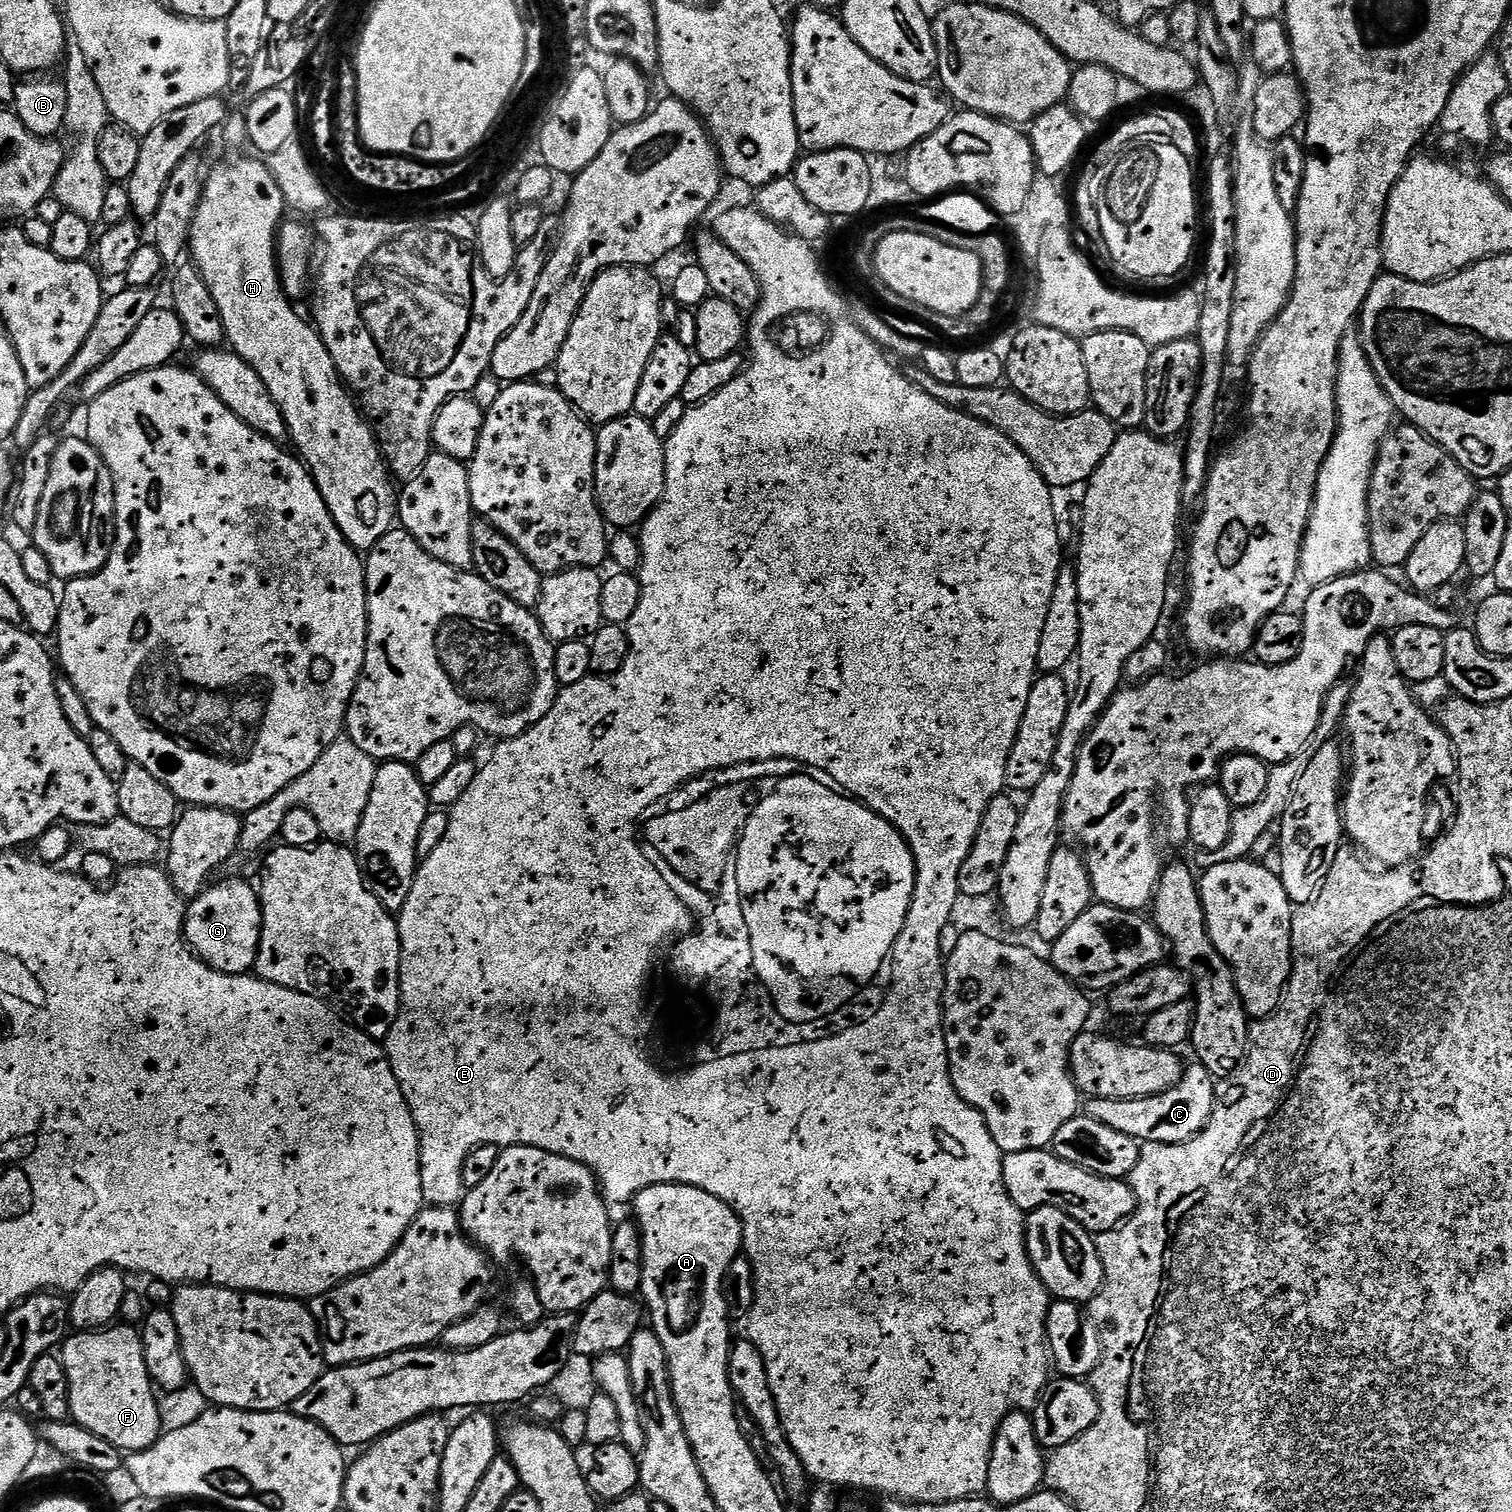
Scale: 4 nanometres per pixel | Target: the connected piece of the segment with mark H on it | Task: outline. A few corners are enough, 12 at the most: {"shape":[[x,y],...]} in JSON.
{"shape":[[263,159],[207,173],[191,263],[338,530],[370,550],[398,488],[280,278]]}

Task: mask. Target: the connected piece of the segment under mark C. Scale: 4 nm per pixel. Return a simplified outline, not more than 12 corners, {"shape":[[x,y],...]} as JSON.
{"shape":[[1199,1062],[1141,1100],[1093,1100],[1087,1115],[1150,1144],[1181,1144],[1208,1125],[1216,1084]]}

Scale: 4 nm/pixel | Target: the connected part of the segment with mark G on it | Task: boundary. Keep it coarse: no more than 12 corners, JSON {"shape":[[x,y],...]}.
{"shape":[[224,880],[187,905],[184,939],[214,970],[256,966],[257,889]]}

